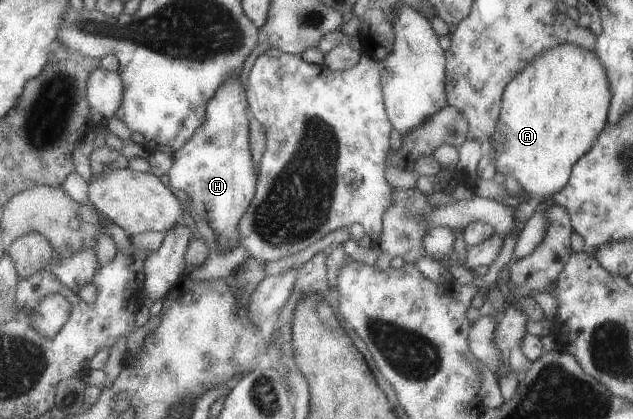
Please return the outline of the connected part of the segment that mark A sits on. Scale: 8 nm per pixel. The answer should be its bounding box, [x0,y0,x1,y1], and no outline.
[489,44,609,209]

